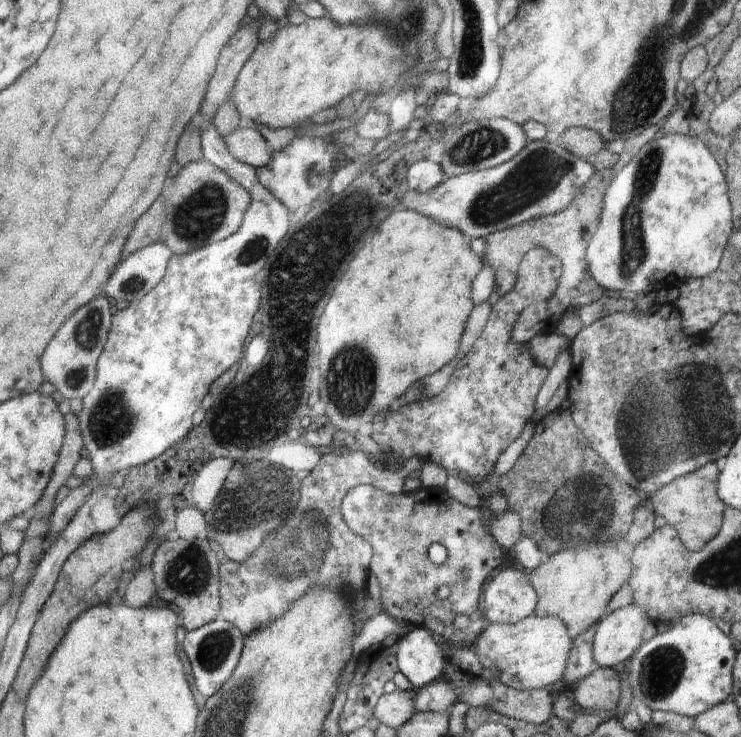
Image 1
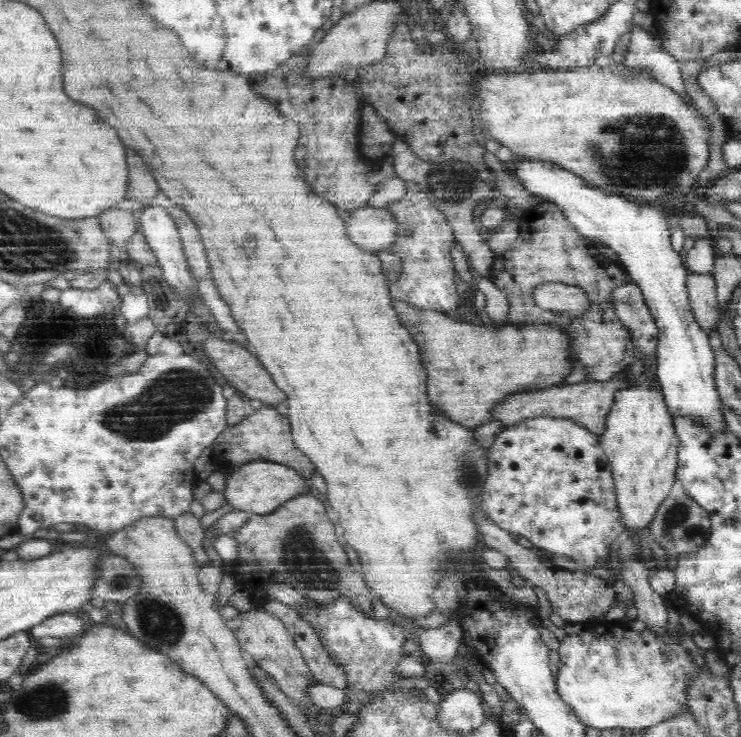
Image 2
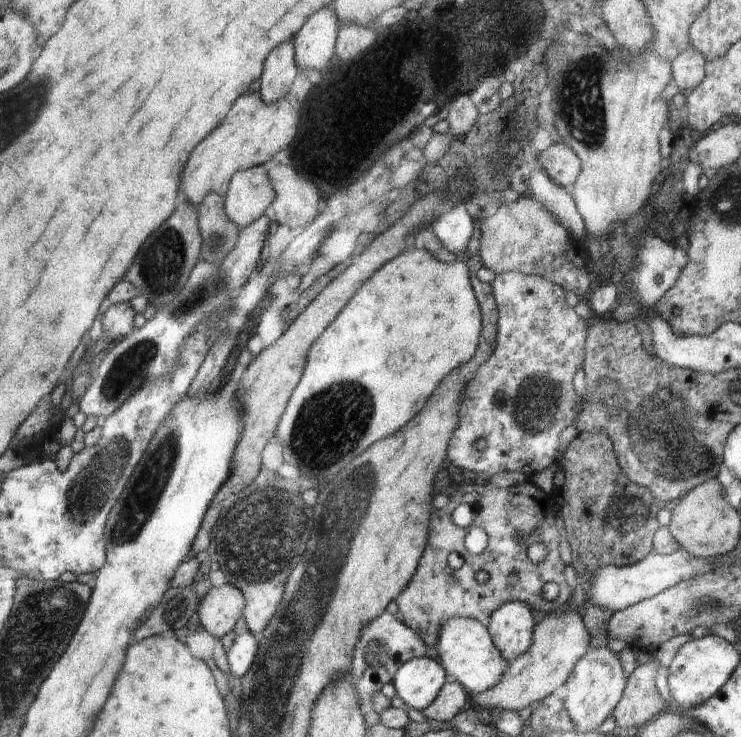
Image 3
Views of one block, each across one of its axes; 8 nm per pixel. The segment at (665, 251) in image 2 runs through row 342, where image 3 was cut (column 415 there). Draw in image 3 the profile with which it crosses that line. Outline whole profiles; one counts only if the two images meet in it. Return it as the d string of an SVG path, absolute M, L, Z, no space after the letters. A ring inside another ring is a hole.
M416 657L402 664L391 684L406 708L418 711L431 706L448 682L443 666L427 657Z

